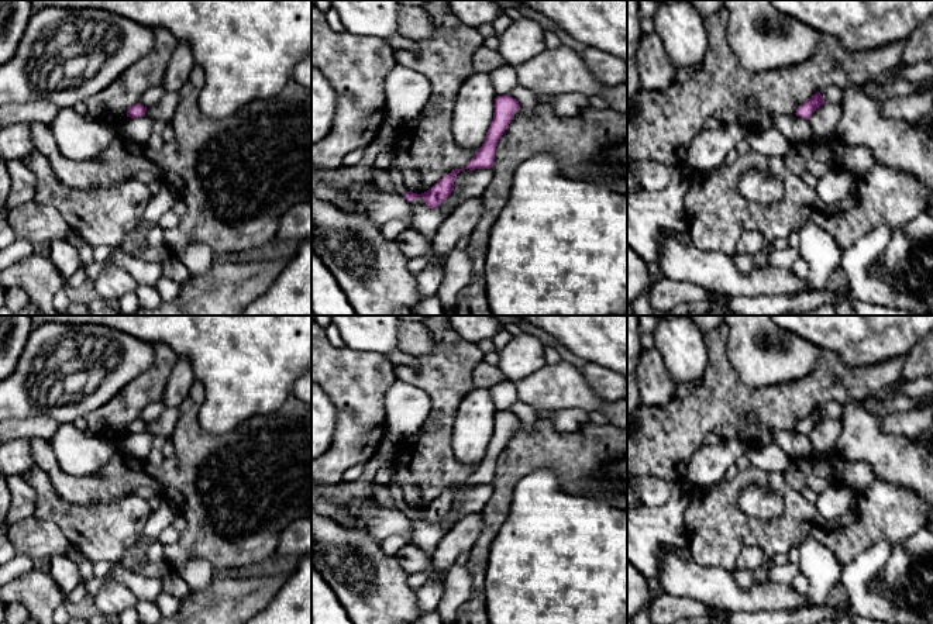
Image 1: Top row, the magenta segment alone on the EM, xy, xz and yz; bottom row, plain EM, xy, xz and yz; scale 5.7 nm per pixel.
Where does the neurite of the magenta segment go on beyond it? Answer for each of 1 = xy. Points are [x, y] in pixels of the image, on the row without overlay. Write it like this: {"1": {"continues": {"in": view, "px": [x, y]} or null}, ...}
{"1": {"continues": null}}

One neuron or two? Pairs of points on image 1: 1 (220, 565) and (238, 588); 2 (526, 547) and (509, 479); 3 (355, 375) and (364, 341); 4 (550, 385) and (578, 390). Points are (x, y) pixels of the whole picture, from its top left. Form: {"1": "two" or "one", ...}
{"1": "two", "2": "two", "3": "two", "4": "one"}

